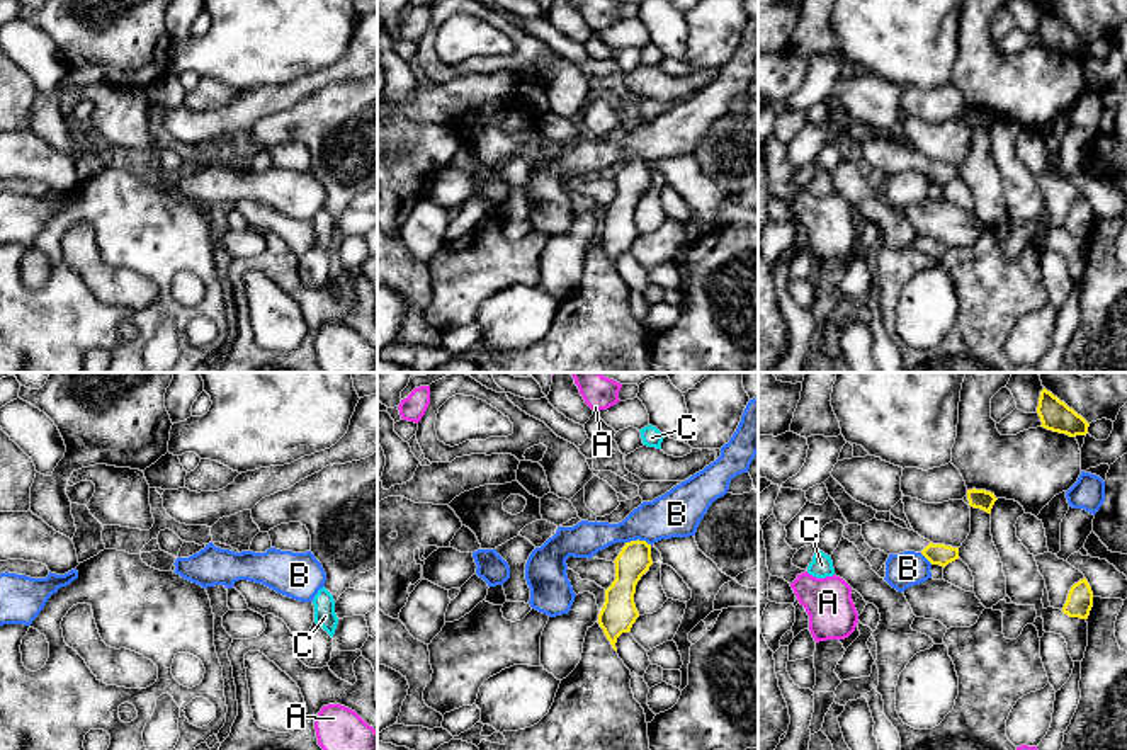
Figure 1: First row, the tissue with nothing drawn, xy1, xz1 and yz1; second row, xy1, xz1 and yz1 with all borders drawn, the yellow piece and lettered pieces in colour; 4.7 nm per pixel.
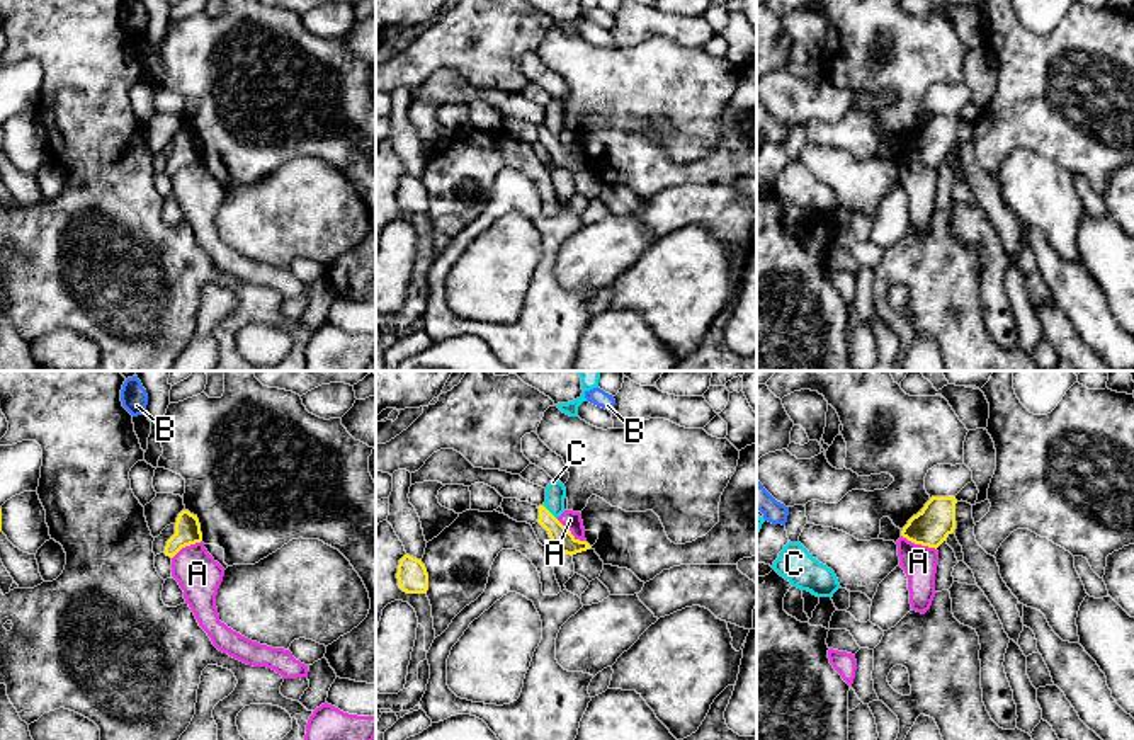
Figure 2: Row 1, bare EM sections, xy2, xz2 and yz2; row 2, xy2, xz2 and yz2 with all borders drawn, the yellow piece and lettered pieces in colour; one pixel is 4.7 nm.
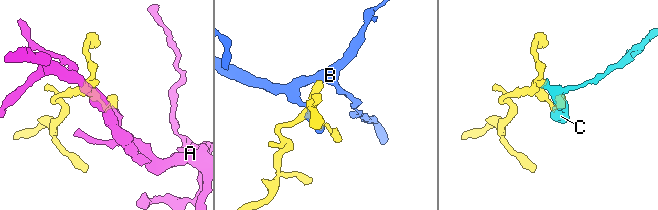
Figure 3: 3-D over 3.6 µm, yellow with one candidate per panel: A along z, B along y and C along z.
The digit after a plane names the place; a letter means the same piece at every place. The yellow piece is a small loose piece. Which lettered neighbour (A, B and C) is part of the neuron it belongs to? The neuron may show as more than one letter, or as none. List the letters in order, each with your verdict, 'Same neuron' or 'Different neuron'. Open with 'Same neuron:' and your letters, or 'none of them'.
Same neuron: none of them
A: Different neuron
B: Different neuron
C: Different neuron

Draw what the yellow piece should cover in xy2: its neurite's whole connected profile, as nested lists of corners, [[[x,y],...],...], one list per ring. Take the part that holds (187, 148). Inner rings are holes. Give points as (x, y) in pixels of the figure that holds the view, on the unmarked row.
[[[182,129],[175,141],[175,153],[167,160],[165,174],[173,177],[182,167],[201,162],[202,151],[197,134]]]

